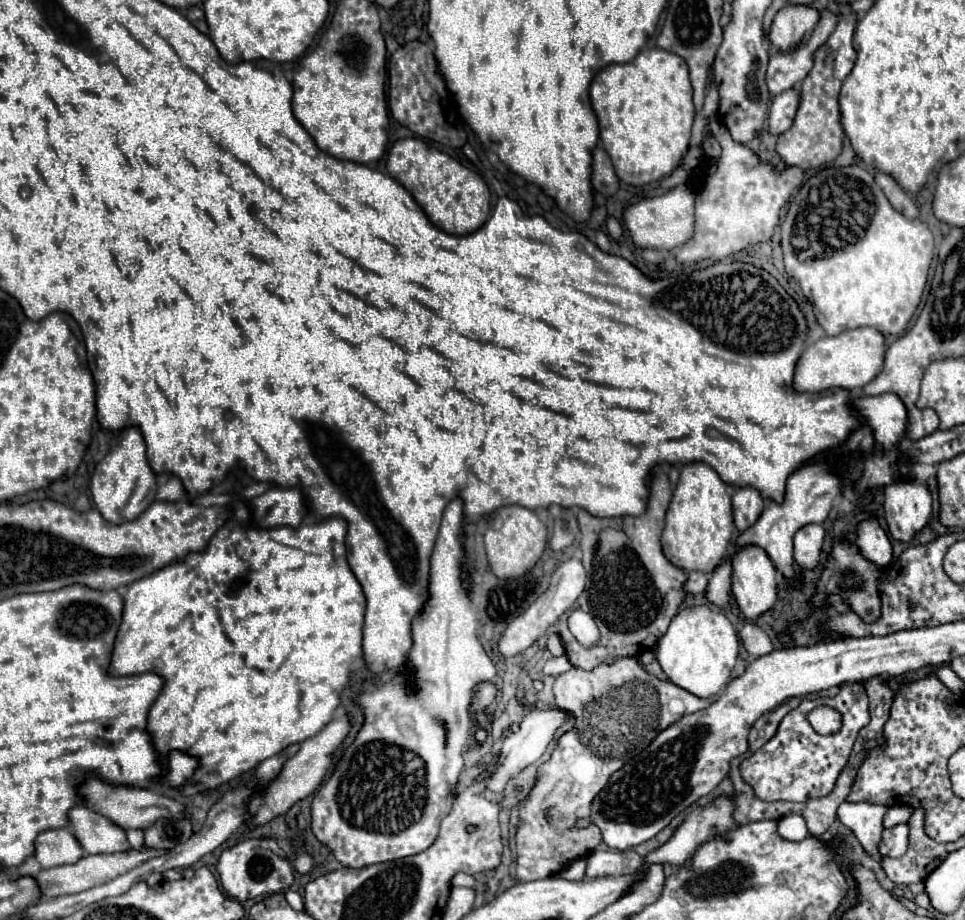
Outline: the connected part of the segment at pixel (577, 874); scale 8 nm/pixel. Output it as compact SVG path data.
M580 858L580 862L572 862L572 866L568 866L568 870L564 870L564 874L556 874L556 876L558 876L558 878L572 880L572 882L580 882L580 880L584 880L586 860L588 860L588 858Z

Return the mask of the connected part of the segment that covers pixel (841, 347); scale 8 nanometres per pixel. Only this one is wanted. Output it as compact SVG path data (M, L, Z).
M866 326L846 330L838 336L826 336L806 348L800 356L794 376L794 388L798 392L820 392L832 386L842 386L848 390L864 388L872 378L876 378L882 370L886 354L886 338L880 330Z

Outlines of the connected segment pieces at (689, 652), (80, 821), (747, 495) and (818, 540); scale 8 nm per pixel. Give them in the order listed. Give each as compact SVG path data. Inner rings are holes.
M696 606L696 608L682 608L674 618L668 628L668 632L660 638L658 650L656 650L656 660L662 666L664 674L668 680L690 694L696 694L698 698L710 698L712 694L718 694L732 678L732 670L738 658L738 636L736 630L732 628L730 620L714 606Z
M84 804L72 806L72 810L68 810L68 820L72 834L86 854L110 854L130 848L120 826L116 826L102 814L94 814Z
M738 488L732 496L732 508L734 508L734 524L740 532L744 532L748 526L752 526L764 508L764 498L754 488Z
M806 524L794 536L794 560L802 570L814 570L820 562L824 530L820 524Z

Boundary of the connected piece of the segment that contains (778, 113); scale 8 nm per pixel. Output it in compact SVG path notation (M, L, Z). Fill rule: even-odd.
M788 88L772 100L770 116L768 116L772 134L782 134L792 126L798 104L800 104L800 92L796 88Z

